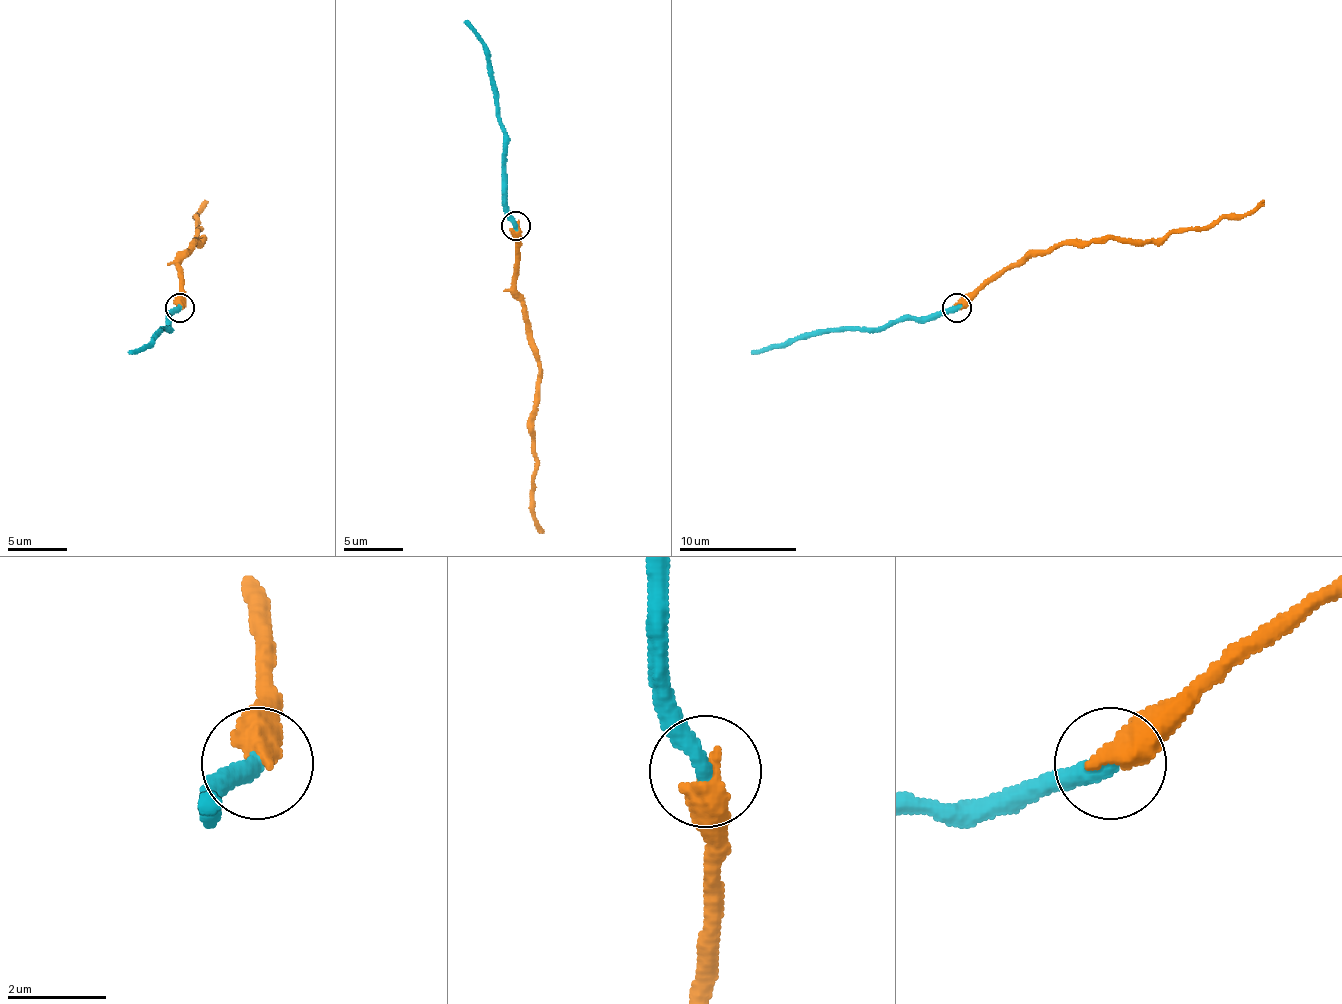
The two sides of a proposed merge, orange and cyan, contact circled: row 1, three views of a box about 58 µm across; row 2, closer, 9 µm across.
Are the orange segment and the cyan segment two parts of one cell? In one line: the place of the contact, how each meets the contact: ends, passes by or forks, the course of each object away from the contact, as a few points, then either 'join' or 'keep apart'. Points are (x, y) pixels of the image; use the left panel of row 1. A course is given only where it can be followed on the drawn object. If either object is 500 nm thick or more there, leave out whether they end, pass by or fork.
(179, 307) | orange via (180, 308), (180, 267), (195, 243), (204, 237), (198, 240), (198, 217), (204, 199) | cyan via (180, 308), (168, 320), (168, 329), (162, 329), (148, 344), (130, 352) | join

